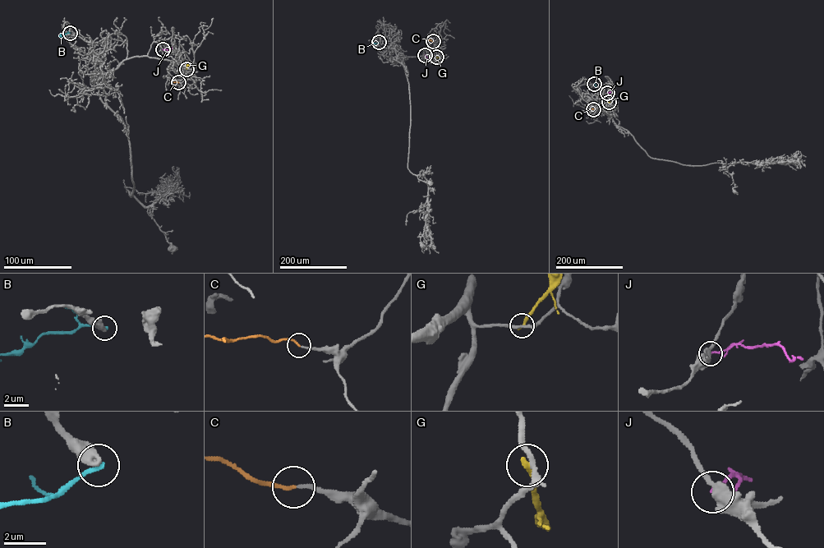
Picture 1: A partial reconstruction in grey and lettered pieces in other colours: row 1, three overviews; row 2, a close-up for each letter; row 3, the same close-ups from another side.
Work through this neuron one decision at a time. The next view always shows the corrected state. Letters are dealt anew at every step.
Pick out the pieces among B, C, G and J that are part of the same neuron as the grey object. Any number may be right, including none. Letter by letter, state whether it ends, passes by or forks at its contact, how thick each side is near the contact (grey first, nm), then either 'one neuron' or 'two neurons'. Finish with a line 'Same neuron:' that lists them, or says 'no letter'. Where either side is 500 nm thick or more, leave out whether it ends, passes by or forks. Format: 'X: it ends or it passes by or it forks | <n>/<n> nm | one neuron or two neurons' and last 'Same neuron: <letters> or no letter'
B: 500/220 nm | two neurons
C: it ends | 170/170 nm | one neuron
G: it ends | 280/300 nm | two neurons
J: it ends | 420/180 nm | two neurons
Same neuron: C

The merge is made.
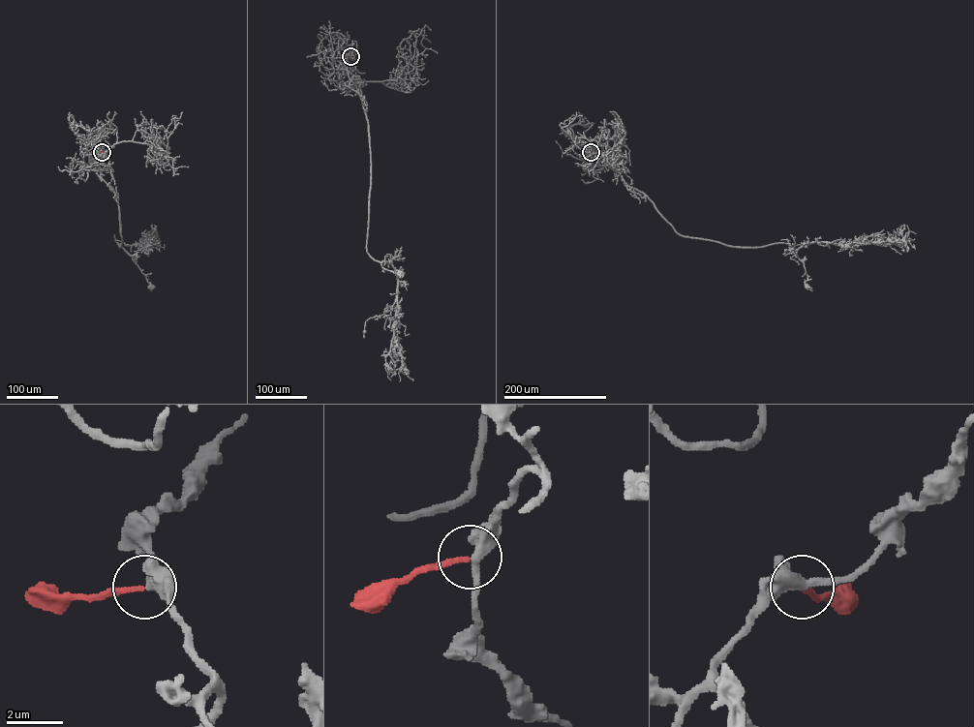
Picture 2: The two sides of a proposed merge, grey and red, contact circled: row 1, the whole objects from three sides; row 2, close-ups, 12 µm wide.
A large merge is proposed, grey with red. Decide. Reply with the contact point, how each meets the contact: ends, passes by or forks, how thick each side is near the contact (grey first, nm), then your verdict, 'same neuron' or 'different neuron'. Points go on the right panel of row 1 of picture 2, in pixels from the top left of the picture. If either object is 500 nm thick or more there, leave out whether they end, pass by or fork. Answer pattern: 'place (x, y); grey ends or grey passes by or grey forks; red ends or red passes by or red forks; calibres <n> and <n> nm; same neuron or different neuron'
place (591, 152); grey passes by; red ends; calibres 360 and 190 nm; same neuron

